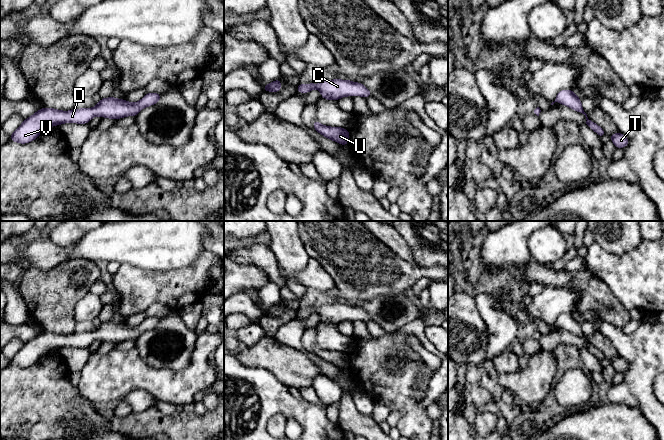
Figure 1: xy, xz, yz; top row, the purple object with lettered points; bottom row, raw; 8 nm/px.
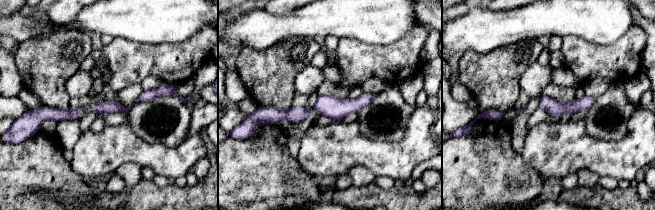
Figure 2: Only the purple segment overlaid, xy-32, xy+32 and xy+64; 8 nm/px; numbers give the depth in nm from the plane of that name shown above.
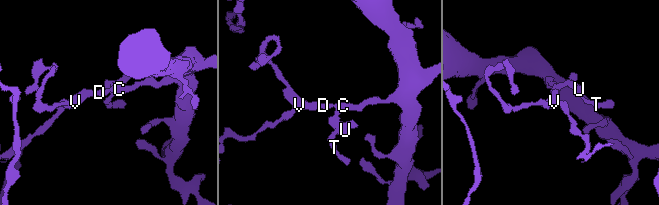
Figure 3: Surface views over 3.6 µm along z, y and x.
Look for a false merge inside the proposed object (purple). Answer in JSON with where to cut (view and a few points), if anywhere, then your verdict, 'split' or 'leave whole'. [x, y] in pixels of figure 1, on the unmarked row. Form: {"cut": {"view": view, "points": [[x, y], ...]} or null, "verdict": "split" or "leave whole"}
{"cut": null, "verdict": "leave whole"}

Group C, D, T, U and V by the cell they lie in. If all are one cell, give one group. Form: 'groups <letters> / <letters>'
groups C D T U V

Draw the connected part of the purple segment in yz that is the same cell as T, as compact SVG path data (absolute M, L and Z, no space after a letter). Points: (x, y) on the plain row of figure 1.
M620 356L612 358L610 363L616 372L625 372L629 368L629 363Z

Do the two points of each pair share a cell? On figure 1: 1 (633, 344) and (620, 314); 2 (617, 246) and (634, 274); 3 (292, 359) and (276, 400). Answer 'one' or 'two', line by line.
1: two
2: two
3: two

